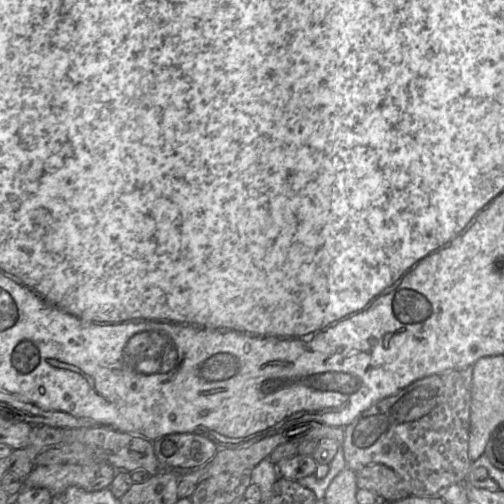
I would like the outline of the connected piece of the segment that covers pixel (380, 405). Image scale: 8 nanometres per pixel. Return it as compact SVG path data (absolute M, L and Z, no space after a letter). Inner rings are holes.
M473 366L433 374L376 402L344 427L342 447L346 466L359 471L369 464L384 464L401 477L414 496L438 496L441 489L465 482L472 463L468 455L472 380Z

